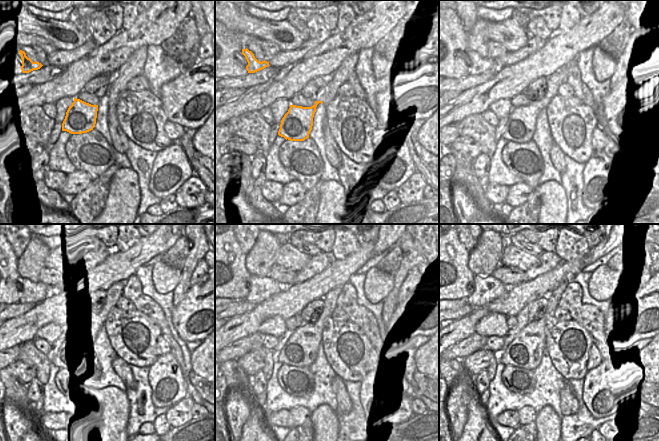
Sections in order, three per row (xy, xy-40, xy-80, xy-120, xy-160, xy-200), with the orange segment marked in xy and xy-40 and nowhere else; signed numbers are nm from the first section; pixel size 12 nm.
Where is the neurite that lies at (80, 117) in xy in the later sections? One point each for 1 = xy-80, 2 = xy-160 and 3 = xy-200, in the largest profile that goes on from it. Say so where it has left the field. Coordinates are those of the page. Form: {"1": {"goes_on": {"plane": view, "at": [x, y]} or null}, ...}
{"1": {"goes_on": {"plane": "xy-80", "at": [521, 125]}}, "2": {"goes_on": {"plane": "xy-160", "at": [300, 350]}}, "3": {"goes_on": {"plane": "xy-200", "at": [525, 351]}}}

